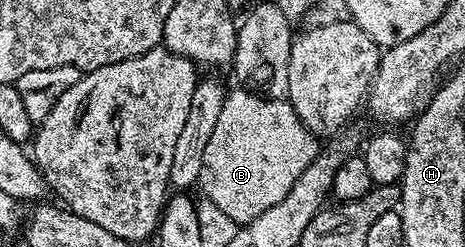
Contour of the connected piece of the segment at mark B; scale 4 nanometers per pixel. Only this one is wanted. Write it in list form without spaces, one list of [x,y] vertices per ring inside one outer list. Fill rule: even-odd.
[[[243,89],[230,90],[207,147],[204,148],[199,187],[203,189],[203,195],[215,203],[230,221],[246,225],[277,205],[291,191],[295,181],[316,159],[318,152],[318,138],[309,132],[286,98],[267,99]]]

